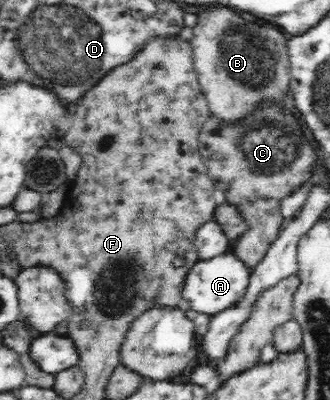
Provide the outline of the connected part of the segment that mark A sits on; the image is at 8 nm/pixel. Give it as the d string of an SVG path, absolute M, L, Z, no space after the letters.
M225 253L208 260L199 260L186 275L181 294L182 304L186 304L190 310L209 316L236 307L248 290L250 275L250 266L235 254Z

